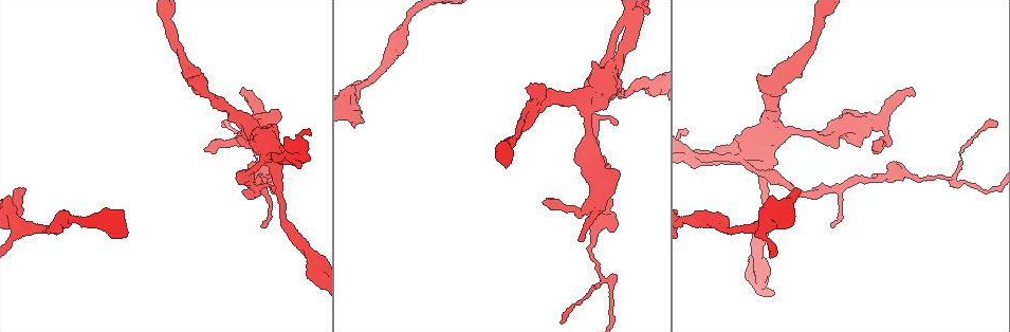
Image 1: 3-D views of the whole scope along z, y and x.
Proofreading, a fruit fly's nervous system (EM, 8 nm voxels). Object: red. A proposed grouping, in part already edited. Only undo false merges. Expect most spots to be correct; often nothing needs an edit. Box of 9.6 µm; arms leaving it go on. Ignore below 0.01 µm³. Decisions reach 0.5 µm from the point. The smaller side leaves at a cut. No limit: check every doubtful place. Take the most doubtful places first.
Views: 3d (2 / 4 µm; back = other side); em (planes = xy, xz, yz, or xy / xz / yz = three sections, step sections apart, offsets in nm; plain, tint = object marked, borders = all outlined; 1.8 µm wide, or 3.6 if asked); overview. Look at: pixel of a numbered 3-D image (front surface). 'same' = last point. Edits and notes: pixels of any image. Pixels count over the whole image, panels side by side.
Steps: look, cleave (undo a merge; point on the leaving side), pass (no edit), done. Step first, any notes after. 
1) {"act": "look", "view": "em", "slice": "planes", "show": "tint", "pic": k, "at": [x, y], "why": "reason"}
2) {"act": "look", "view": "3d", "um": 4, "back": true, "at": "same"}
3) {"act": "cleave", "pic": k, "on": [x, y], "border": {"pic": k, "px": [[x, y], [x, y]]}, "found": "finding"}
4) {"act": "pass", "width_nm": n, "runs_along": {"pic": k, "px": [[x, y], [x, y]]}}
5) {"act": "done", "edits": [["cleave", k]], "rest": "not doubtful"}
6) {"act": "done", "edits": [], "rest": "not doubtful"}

{"act": "look", "view": "3d", "um": 4, "pic": 1, "at": [623, 22], "why": "closes a loop"}

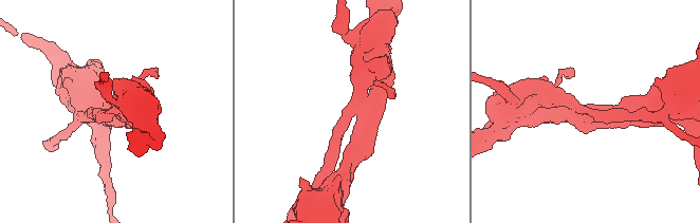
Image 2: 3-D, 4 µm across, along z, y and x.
{"act": "look", "view": "em", "um": 3.6, "slice": "planes", "show": "tint", "pic": 2, "at": [350, 116]}

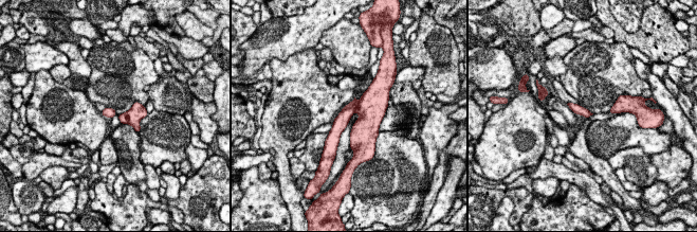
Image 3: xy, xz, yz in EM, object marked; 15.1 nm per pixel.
{"act": "pass", "found": "one cell here"}

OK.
{"act": "look", "view": "em", "um": 3.6, "slice": "xz", "step": 16, "show": "tint", "pic": 1, "at": [591, 158], "why": "arms run side by side"}

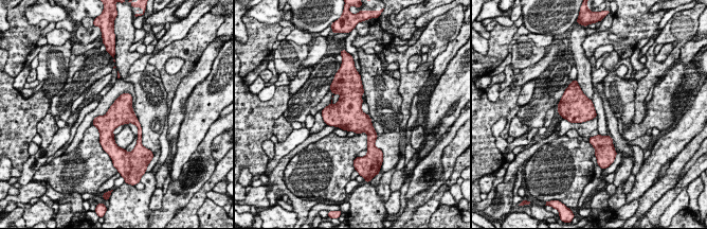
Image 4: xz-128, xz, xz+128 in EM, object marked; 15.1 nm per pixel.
{"act": "pass", "found": "all the same cell"}

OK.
{"act": "look", "view": "em", "um": 3.6, "slice": "xy", "step": 8, "show": "tint", "pic": 1, "at": [890, 174], "why": "arms part here"}

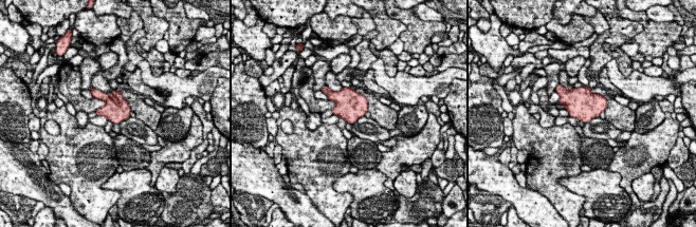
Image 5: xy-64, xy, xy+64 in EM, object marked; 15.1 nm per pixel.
{"act": "look", "view": "em", "um": 3.6, "slice": "planes", "show": "tint", "at": "same", "why": "cut it another way"}

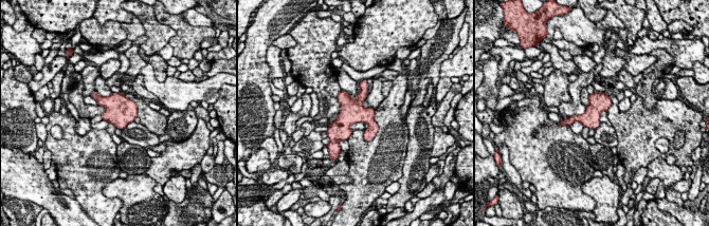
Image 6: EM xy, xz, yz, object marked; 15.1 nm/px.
{"act": "pass", "width_nm": 280, "runs_along": {"pic": 6, "px": [[605, 95], [583, 118], [565, 121]]}, "found": "continuous, no second cell"}

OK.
{"act": "look", "view": "3d", "um": 4, "pic": 1, "at": [613, 54], "why": "three-way junction"}

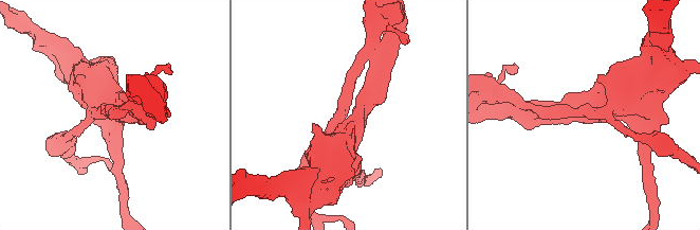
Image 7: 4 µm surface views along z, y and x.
{"act": "look", "view": "em", "um": 3.6, "slice": "xy", "step": 16, "show": "tint", "pic": 7, "at": [582, 110], "arms": 3, "arm_widths_nm": [220, 260, 650]}

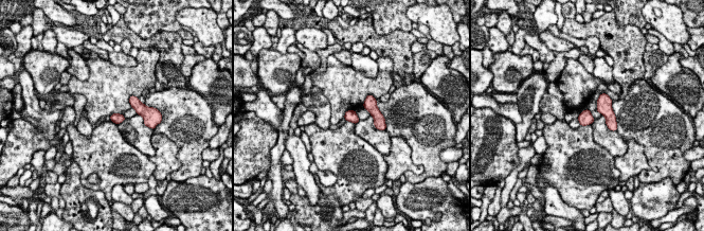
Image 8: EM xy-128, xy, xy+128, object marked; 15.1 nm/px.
{"act": "look", "view": "em", "um": 3.6, "slice": "planes", "show": "tint", "at": "same", "why": "cut it another way"}

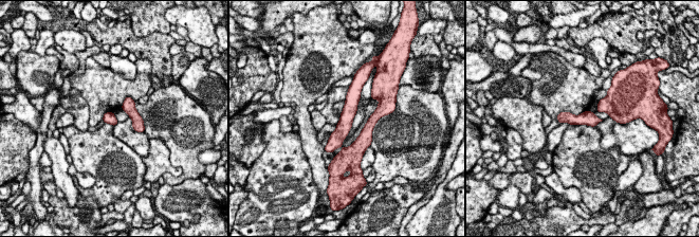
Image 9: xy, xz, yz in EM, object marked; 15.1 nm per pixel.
{"act": "pass", "runs_along": {"pic": 9, "px": [[353, 89], [339, 133], [339, 145], [348, 149]]}, "found": "all the same cell"}

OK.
{"act": "look", "view": "em", "um": 3.6, "slice": "planes", "show": "tint", "pic": 1, "at": [585, 95], "why": "sudden change in width"}

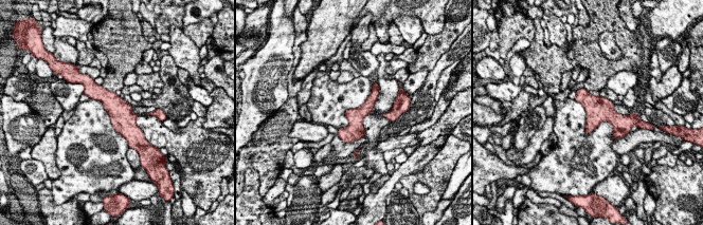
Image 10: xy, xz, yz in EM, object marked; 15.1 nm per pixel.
{"act": "pass", "runs_along": {"pic": 10, "px": [[374, 91], [346, 139]]}, "found": "all the same cell"}

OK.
{"act": "look", "view": "em", "slice": "xy", "step": 16, "show": "tint", "pic": 1, "at": [592, 241], "why": "sudden change in width"}

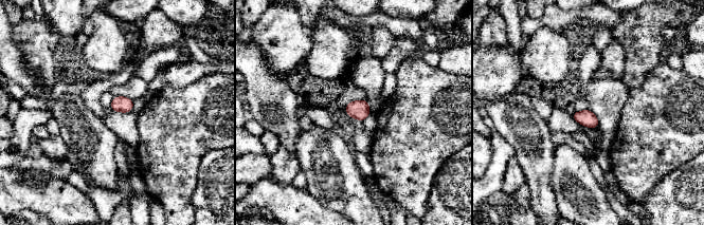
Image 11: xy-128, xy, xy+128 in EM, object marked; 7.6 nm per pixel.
{"act": "look", "view": "em", "slice": "planes", "show": "tint", "at": "same", "why": "another direction"}

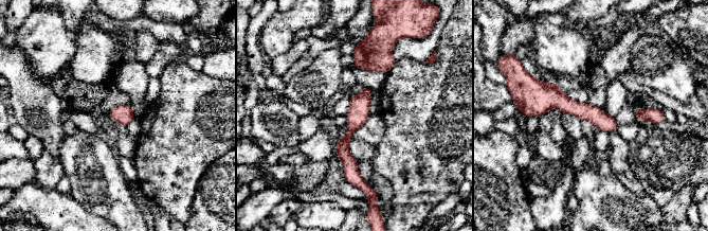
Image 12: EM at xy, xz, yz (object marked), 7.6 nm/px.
{"act": "pass", "runs_along": {"pic": 12, "px": [[366, 90], [344, 143], [349, 178]]}, "found": "one cell here"}

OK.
{"act": "done", "edits": [], "rest": "not doubtful"}

